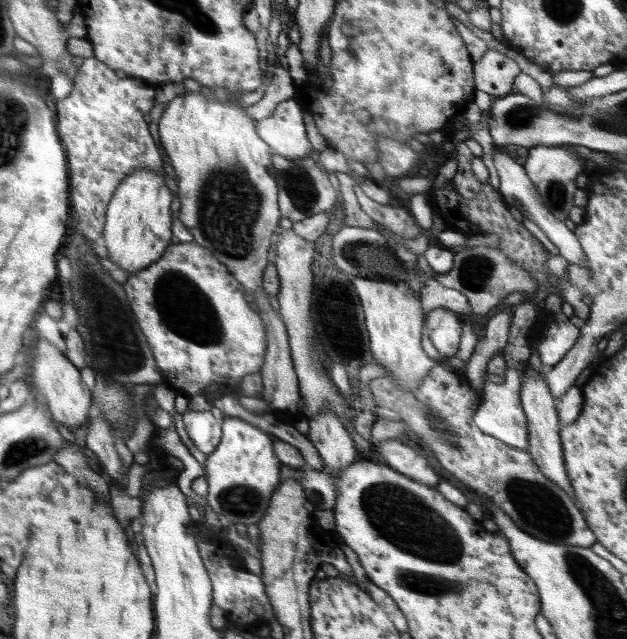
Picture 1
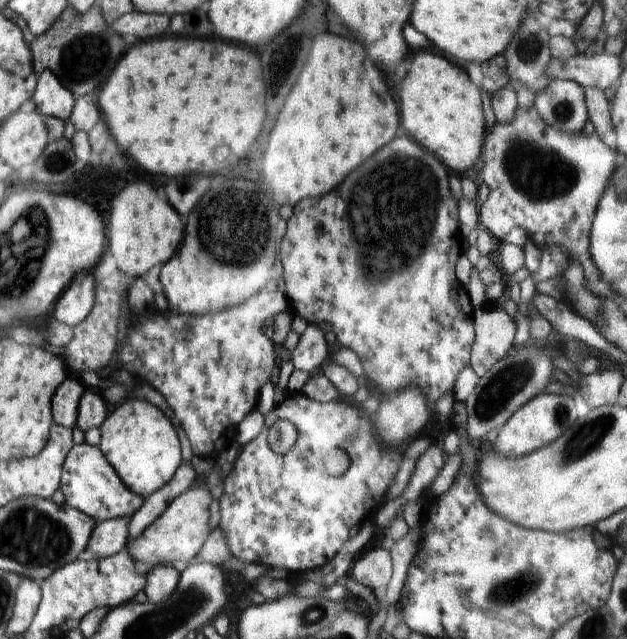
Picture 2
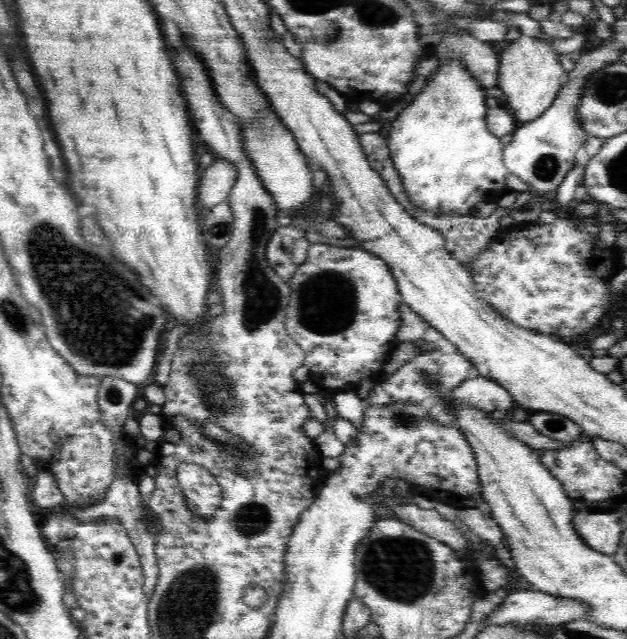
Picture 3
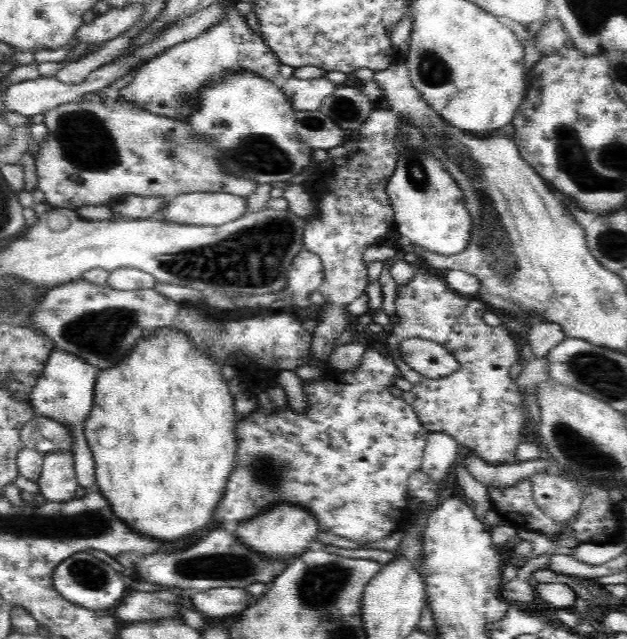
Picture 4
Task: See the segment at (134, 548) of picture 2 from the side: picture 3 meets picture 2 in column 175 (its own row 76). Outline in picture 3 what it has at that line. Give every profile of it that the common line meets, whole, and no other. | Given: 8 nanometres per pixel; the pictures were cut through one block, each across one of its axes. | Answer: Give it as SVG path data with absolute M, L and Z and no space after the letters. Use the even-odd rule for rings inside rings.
M521 35L509 43L499 54L496 86L506 95L504 106L514 115L516 124L524 124L539 117L558 97L568 74L558 61L559 55L546 39L534 39L527 35Z

